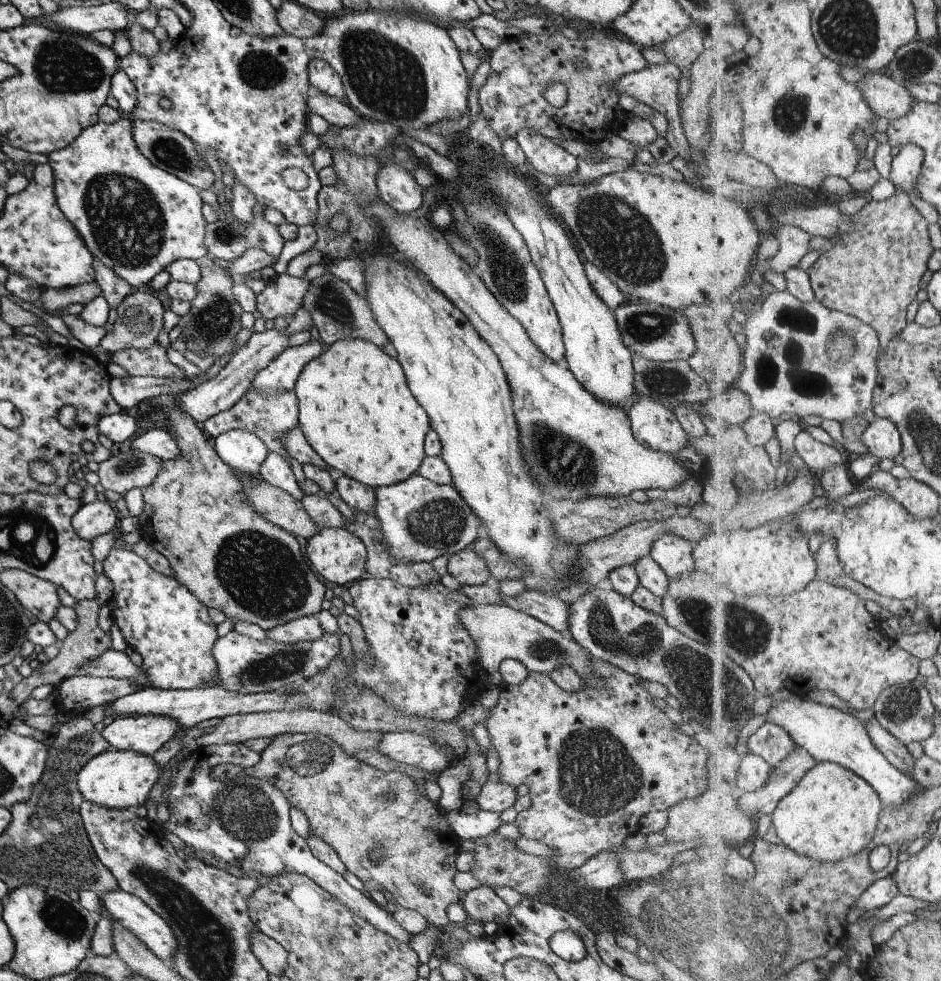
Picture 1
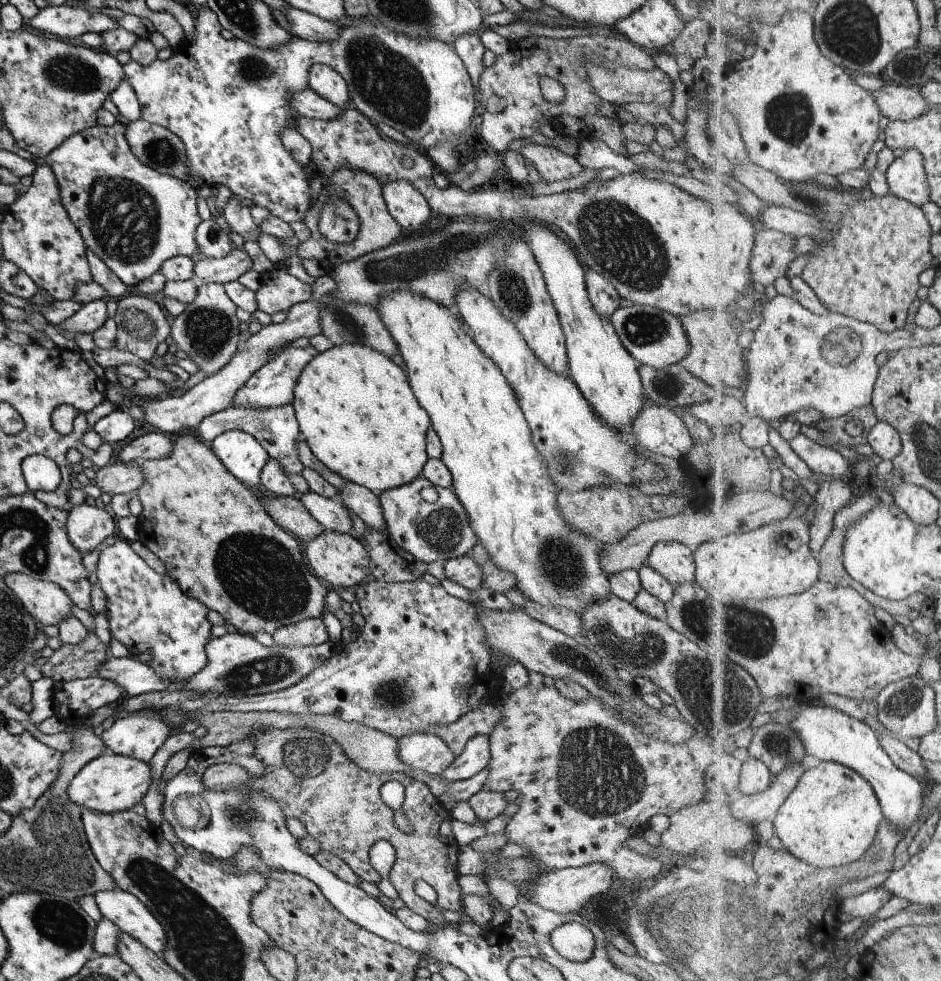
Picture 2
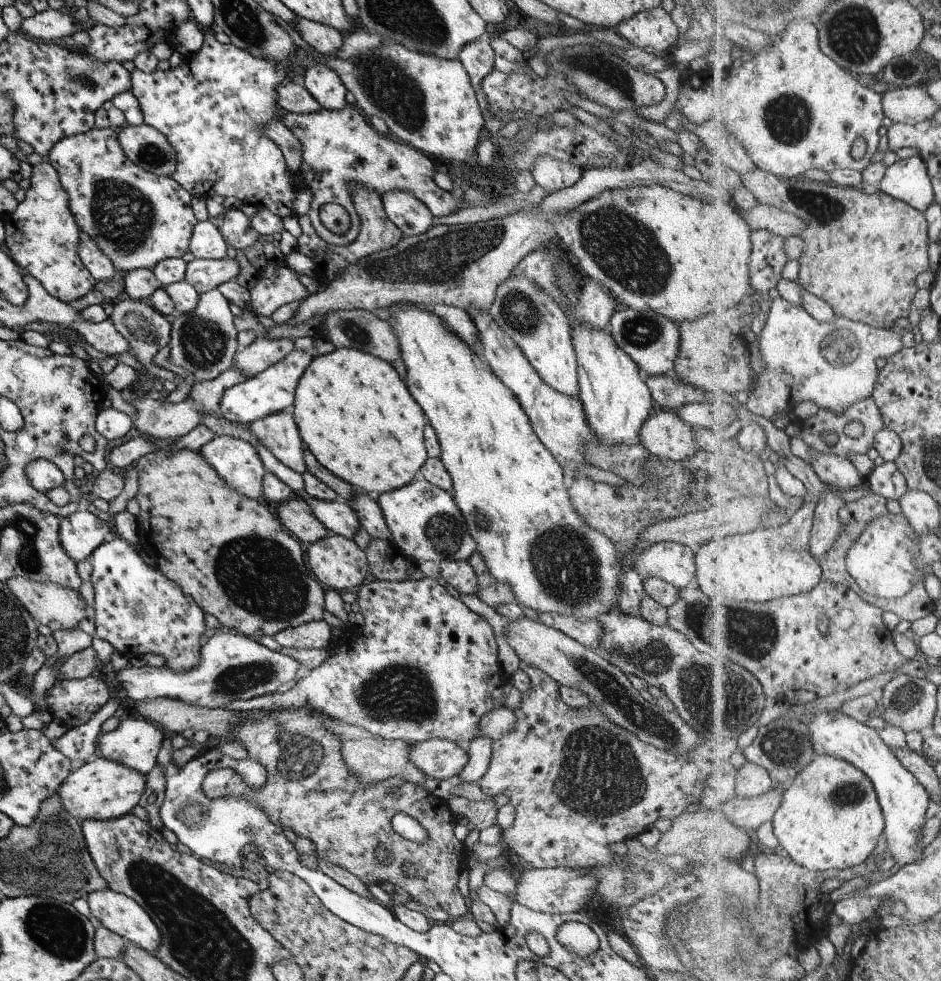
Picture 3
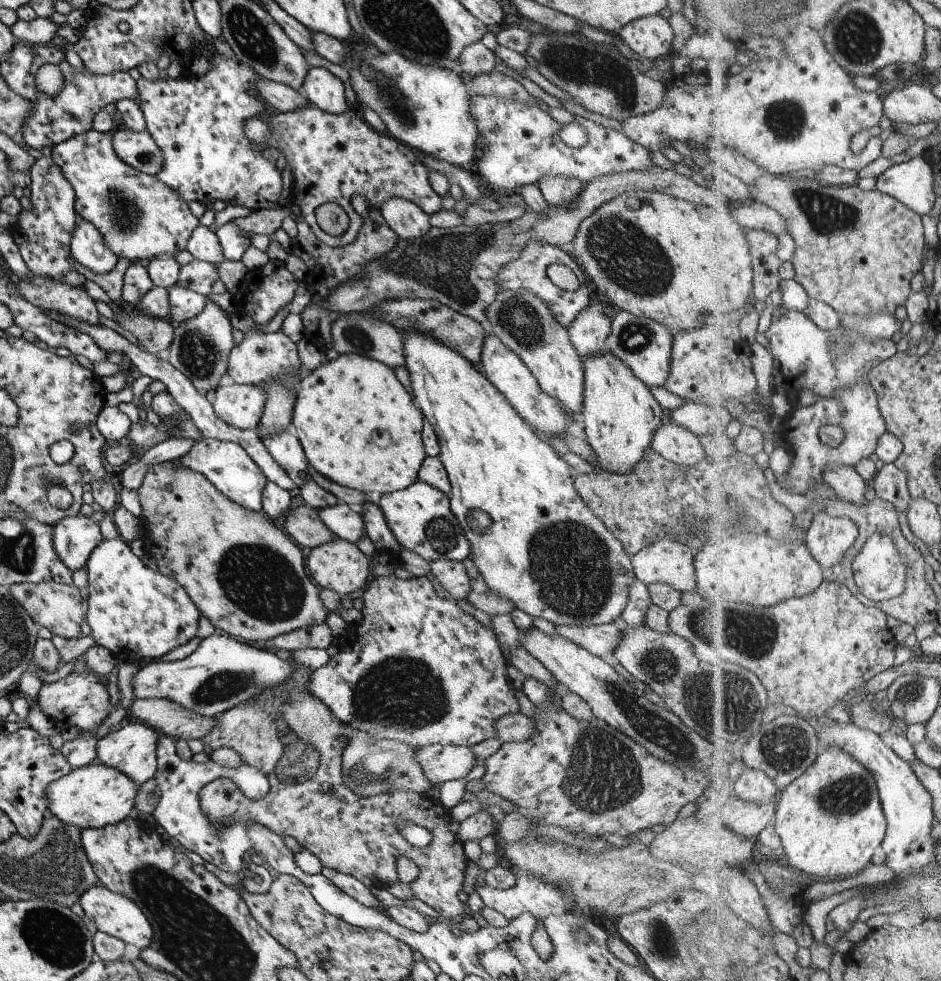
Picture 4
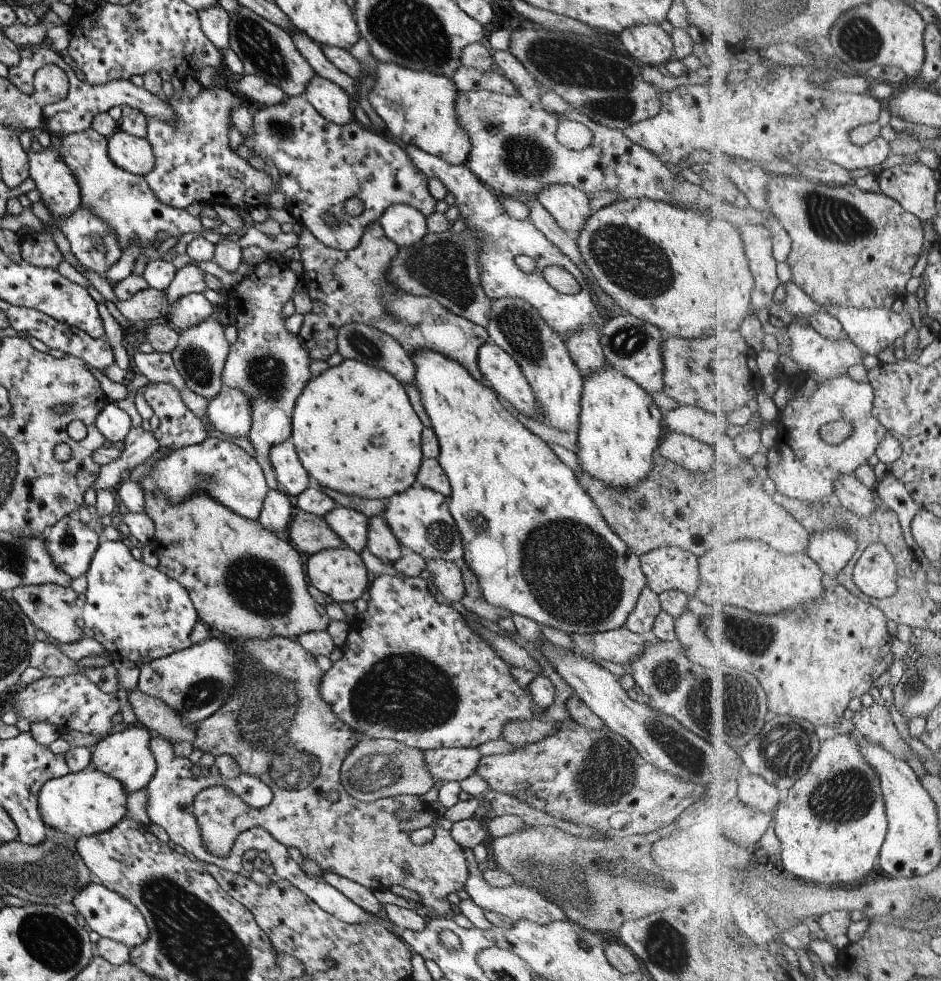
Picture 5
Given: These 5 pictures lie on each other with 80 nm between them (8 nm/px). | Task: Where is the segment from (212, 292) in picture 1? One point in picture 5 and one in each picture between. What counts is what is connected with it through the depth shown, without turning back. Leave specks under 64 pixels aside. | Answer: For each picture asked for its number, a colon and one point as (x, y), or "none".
2: (206, 330)
3: (202, 342)
4: (200, 347)
5: (201, 349)

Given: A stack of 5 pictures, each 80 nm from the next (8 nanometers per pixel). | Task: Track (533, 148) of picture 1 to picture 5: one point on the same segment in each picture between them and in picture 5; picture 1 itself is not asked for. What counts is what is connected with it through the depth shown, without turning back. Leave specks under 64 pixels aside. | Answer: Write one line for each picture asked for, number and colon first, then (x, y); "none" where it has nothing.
2: (551, 164)
3: (553, 174)
4: (556, 190)
5: (568, 206)

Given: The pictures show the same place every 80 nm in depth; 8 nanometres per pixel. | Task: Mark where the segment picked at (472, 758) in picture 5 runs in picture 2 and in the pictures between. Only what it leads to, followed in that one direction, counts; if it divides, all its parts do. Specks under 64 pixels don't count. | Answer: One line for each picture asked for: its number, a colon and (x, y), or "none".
2: (426, 751)
3: (439, 758)
4: (439, 763)

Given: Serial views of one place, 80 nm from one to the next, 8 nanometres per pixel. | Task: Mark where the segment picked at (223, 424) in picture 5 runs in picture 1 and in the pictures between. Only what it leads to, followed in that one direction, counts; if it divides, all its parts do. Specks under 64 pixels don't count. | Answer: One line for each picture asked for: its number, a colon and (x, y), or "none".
1: (280, 374)
2: (272, 385)
3: (271, 390)
4: (240, 406)

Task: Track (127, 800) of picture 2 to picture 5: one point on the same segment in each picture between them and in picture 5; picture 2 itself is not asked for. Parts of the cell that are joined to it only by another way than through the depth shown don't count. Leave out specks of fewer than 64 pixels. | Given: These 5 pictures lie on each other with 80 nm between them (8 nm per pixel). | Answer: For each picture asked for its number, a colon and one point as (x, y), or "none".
3: (102, 789)
4: (94, 795)
5: (87, 802)

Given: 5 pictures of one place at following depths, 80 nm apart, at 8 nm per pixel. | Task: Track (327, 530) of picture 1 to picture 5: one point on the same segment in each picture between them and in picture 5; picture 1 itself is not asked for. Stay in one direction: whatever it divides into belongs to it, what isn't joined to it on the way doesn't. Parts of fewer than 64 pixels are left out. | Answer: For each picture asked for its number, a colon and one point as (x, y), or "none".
2: (338, 558)
3: (335, 561)
4: (337, 565)
5: (339, 573)

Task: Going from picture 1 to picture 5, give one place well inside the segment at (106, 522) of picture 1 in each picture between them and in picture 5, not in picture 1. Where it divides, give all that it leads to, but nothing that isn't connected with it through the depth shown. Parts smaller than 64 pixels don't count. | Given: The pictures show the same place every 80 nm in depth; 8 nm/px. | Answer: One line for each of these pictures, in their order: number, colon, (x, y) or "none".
2: (87, 526)
3: (81, 532)
4: (73, 538)
5: (70, 544)

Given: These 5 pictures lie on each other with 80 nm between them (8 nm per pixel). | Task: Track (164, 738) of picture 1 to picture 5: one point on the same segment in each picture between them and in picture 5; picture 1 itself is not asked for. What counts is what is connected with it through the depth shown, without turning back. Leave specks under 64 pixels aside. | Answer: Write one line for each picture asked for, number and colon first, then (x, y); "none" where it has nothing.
2: (138, 735)
3: (135, 742)
4: (131, 749)
5: (125, 755)

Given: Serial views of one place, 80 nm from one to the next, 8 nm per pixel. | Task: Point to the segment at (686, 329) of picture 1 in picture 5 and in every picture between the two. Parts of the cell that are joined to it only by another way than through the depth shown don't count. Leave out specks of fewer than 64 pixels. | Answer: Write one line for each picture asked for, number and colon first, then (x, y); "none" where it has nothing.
2: (653, 337)
3: (651, 341)
4: (643, 345)
5: (633, 347)

